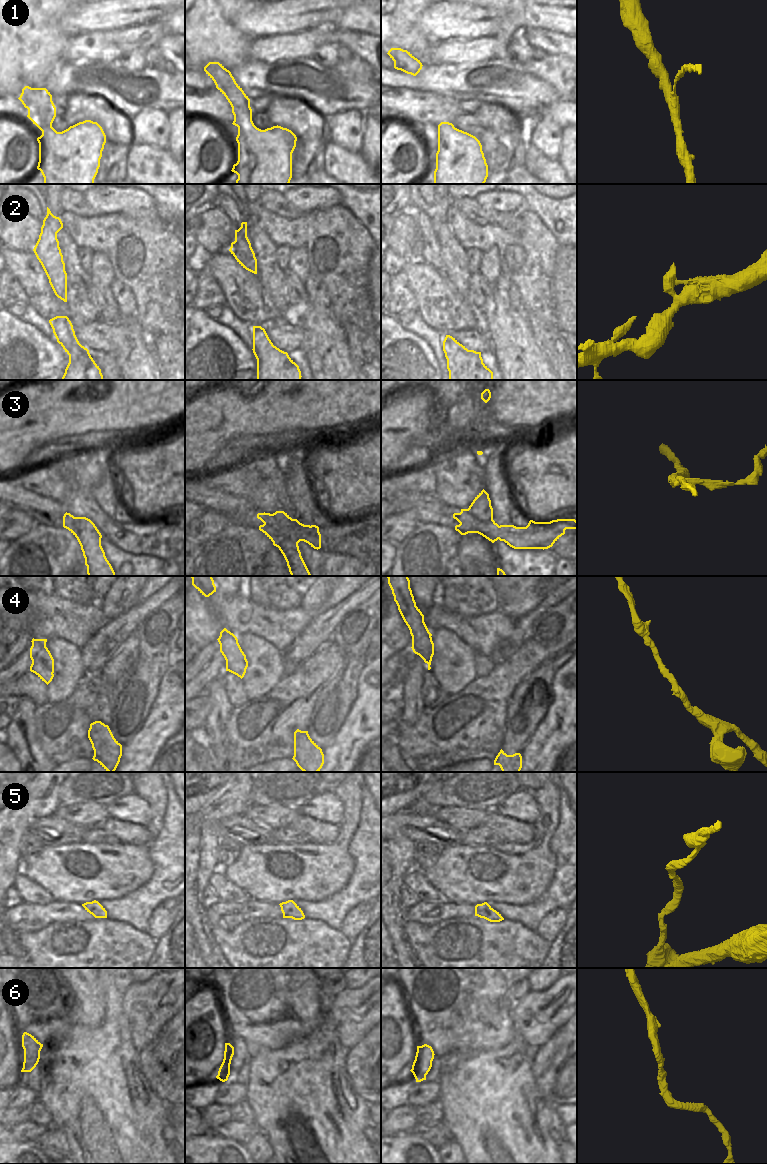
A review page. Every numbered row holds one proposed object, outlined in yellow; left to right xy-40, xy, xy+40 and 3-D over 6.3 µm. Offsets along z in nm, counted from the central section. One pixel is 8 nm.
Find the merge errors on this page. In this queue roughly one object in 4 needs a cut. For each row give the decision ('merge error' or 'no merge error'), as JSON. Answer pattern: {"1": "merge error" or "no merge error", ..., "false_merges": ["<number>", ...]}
{"1": "no merge error", "2": "no merge error", "3": "merge error", "4": "no merge error", "5": "no merge error", "6": "no merge error", "false_merges": ["3"]}

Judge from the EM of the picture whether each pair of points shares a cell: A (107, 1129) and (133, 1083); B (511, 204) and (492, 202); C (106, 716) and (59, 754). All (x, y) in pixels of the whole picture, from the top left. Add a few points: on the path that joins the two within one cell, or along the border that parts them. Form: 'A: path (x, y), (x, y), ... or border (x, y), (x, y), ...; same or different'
A: path (110, 1118), (110, 1106), (122, 1094); same
B: path (506, 203), (497, 203); same
C: path (93, 716), (90, 716), (65, 741); same

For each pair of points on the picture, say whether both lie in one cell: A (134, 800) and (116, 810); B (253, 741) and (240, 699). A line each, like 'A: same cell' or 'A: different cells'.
A: same cell
B: different cells

